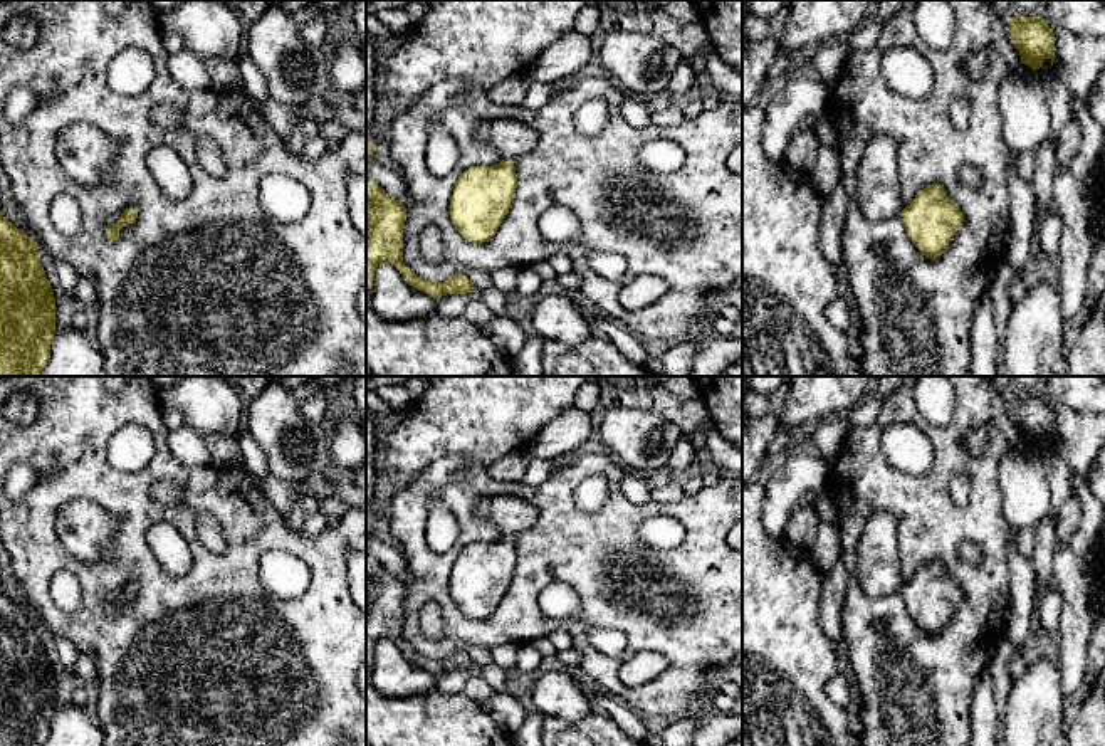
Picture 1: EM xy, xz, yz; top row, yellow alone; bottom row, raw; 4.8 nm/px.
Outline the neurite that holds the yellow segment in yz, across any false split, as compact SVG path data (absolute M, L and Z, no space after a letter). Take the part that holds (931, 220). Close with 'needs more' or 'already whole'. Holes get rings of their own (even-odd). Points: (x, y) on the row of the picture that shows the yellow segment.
M875 134L865 144L856 171L858 205L870 222L900 215L905 232L922 255L937 260L964 222L959 207L940 185L927 185L903 208L898 175L898 144Z | needs more

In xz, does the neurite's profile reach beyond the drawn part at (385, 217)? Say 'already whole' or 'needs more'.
already whole

